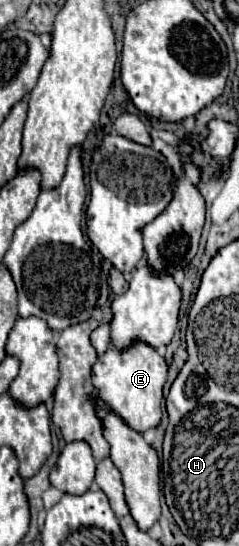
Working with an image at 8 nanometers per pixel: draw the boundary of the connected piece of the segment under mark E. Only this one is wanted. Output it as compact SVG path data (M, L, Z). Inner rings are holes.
M135 340L131 346L123 350L109 346L107 352L97 356L93 364L93 384L99 392L99 398L103 398L107 402L107 408L115 410L137 432L145 432L147 428L159 426L165 380L165 358L153 346L141 340Z

